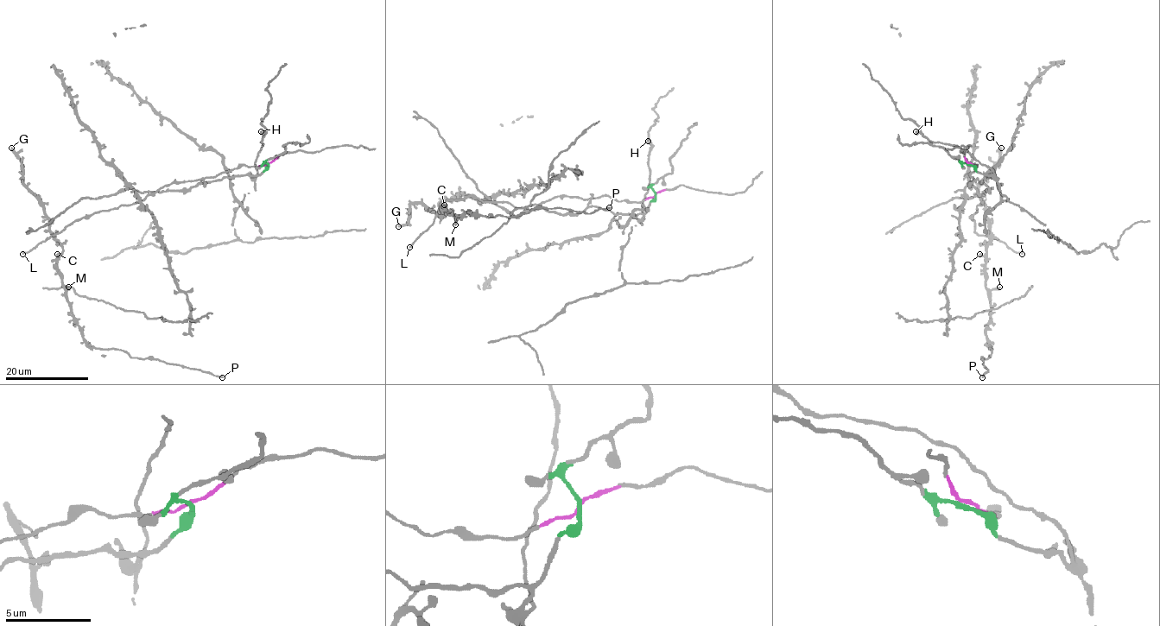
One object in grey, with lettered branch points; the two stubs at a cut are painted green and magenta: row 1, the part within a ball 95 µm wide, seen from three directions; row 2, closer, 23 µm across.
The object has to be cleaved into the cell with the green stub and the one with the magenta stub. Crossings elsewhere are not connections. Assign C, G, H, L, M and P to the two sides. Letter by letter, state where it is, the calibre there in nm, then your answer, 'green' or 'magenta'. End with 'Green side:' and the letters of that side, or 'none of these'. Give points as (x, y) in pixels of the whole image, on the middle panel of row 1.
C: (444, 205) | 440 nm | magenta
G: (398, 226) | 400 nm | magenta
H: (648, 141) | 480 nm | magenta
L: (409, 247) | 160 nm | magenta
M: (455, 224) | 340 nm | magenta
P: (609, 207) | 190 nm | magenta
Green side: none of these

